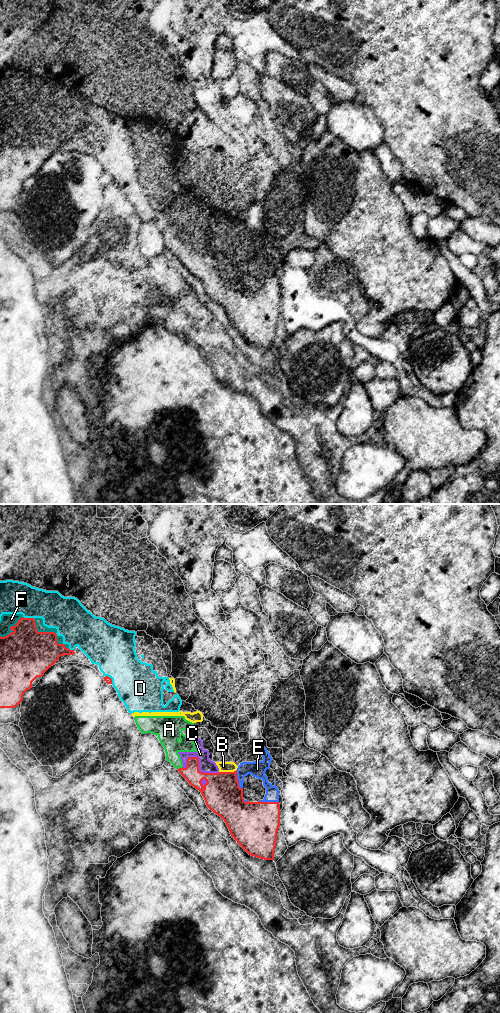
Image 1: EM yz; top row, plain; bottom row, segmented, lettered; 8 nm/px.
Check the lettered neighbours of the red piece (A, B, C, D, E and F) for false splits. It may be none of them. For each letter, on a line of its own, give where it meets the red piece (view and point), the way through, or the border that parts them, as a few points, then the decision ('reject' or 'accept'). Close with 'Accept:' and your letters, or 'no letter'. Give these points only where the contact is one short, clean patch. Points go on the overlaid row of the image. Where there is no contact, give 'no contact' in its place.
A: contact yz (179, 768); accept
B: contact yz (227, 772); accept
C: contact yz (198, 764); accept
D: contact yz (29, 618); accept
E: contact yz (237, 780); accept
F: contact yz (10, 628); accept
Accept: A, B, C, D, E, F

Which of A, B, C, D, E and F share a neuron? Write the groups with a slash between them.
A B C D E F

